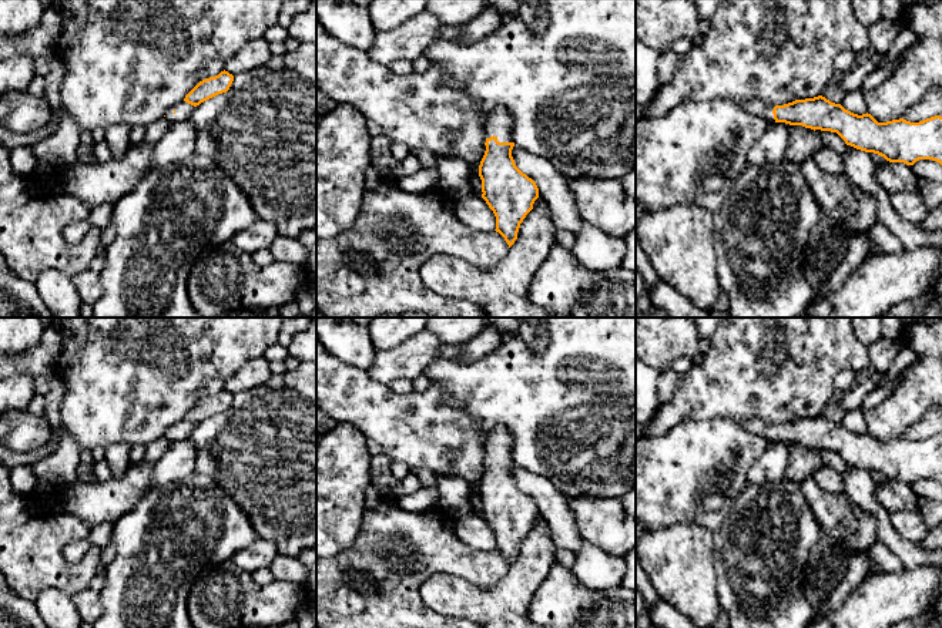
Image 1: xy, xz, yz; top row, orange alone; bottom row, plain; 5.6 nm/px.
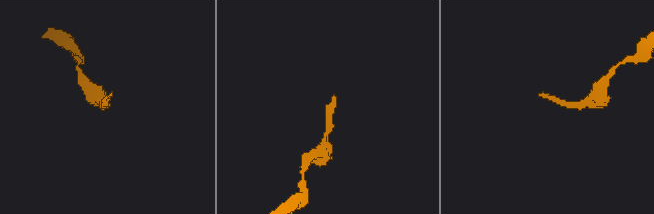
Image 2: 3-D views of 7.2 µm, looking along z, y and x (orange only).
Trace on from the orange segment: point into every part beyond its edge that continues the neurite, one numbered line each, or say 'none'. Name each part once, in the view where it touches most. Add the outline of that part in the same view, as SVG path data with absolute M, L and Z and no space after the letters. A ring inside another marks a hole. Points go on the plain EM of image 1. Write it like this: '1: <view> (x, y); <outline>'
1: xz (500, 443); M497 424L485 441L486 457L496 456L499 461L513 461L513 437L504 424Z

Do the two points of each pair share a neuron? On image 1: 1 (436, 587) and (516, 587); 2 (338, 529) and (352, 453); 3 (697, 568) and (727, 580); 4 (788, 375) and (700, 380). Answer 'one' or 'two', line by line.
1: one
2: one
3: two
4: one

